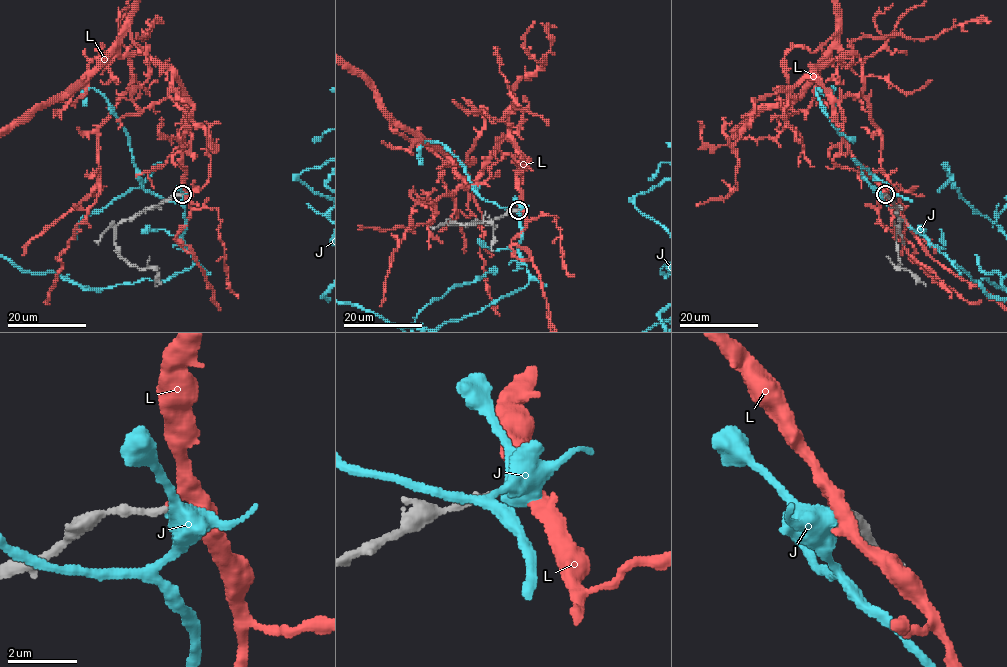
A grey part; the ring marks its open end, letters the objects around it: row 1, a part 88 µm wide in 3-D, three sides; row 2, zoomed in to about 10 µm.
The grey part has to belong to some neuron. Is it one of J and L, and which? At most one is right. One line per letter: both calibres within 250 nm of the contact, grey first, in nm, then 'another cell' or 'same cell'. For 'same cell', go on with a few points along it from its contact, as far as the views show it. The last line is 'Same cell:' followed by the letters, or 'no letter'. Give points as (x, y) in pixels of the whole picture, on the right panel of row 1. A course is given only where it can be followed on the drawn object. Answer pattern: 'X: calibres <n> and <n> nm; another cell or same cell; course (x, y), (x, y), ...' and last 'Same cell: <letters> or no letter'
J: calibres 190 and 700 nm; another cell
L: calibres 190 and 240 nm; same cell
Same cell: L

